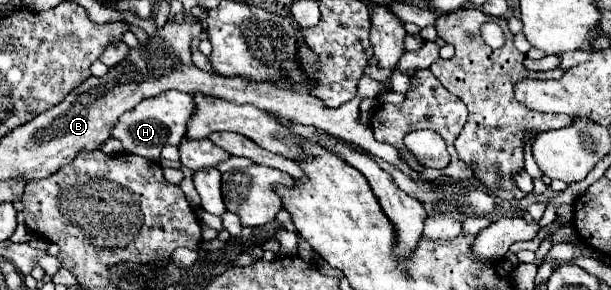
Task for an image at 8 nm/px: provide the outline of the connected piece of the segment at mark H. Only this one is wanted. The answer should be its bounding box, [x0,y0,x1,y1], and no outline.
[112,90,194,162]

